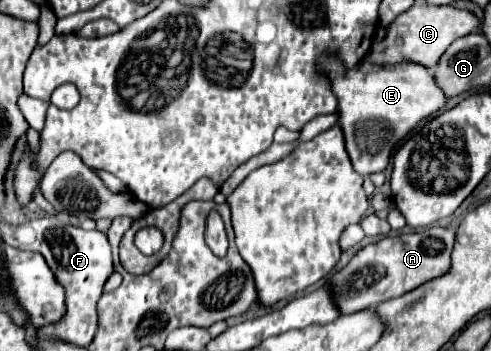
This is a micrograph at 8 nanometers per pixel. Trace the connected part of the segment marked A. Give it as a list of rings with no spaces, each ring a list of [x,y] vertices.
[[[428,227],[416,233],[382,237],[380,241],[362,247],[356,257],[332,277],[334,299],[338,301],[340,313],[356,313],[362,309],[370,309],[370,305],[400,297],[430,279],[442,277],[442,273],[450,269],[454,237],[454,229]]]

